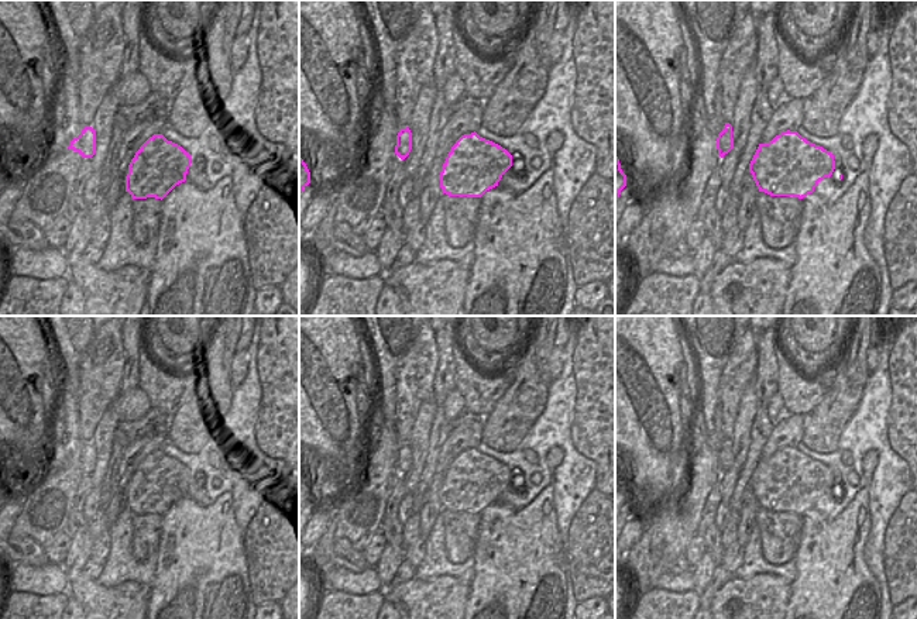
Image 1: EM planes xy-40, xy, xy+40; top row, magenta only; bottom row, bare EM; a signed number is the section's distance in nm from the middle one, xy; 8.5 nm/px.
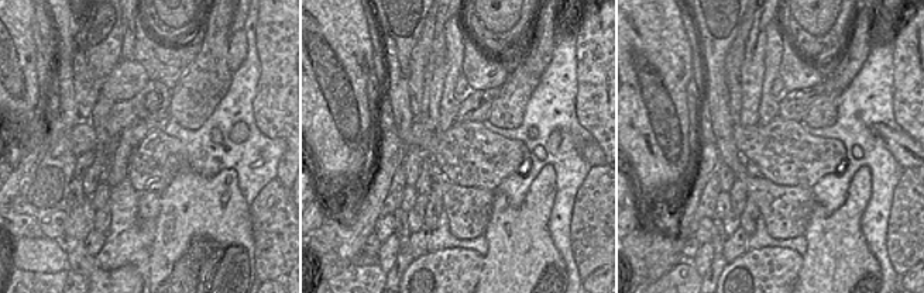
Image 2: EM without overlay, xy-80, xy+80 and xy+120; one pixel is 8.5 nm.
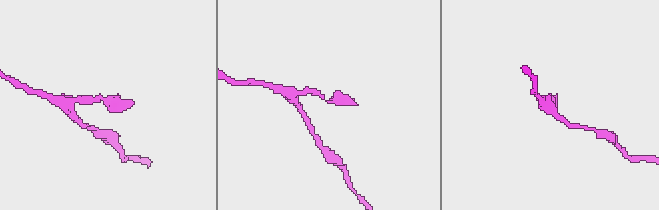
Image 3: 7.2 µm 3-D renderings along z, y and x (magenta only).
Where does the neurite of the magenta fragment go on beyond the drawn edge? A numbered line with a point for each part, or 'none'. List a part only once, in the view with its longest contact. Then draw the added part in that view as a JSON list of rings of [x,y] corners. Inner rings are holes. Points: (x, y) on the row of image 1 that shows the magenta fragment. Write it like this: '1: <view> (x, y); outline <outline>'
none

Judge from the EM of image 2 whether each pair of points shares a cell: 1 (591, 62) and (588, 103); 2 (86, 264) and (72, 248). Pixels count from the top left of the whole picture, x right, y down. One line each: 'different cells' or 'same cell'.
1: same cell
2: same cell

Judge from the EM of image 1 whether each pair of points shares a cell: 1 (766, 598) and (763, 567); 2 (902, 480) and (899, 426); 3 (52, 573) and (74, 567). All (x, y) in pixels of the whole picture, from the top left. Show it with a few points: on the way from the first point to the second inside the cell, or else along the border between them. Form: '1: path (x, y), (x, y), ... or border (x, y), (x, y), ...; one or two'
1: border (734, 575), (779, 574), (790, 581); two
2: border (888, 426), (889, 446), (902, 458); two
3: border (61, 564), (68, 575); two

